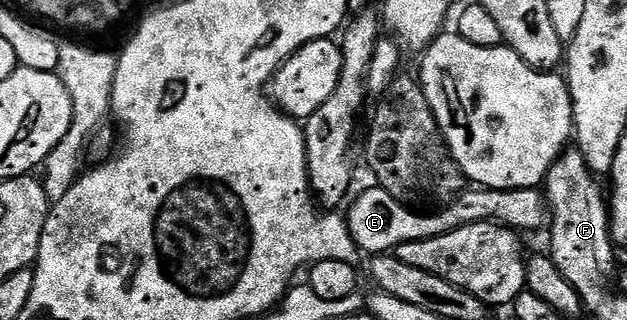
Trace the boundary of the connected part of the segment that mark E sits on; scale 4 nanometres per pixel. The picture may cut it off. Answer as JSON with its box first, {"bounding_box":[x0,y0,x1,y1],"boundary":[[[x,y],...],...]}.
{"bounding_box":[348,187,550,255],"boundary":[[[381,187],[366,189],[358,197],[358,202],[348,212],[350,234],[359,250],[366,255],[386,255],[397,250],[404,243],[416,239],[432,239],[444,235],[453,229],[459,229],[472,223],[492,221],[507,229],[547,228],[550,216],[550,205],[541,188],[533,189],[483,189],[470,187],[458,194],[449,205],[437,211],[415,211],[409,205],[402,205],[388,191]]]}

